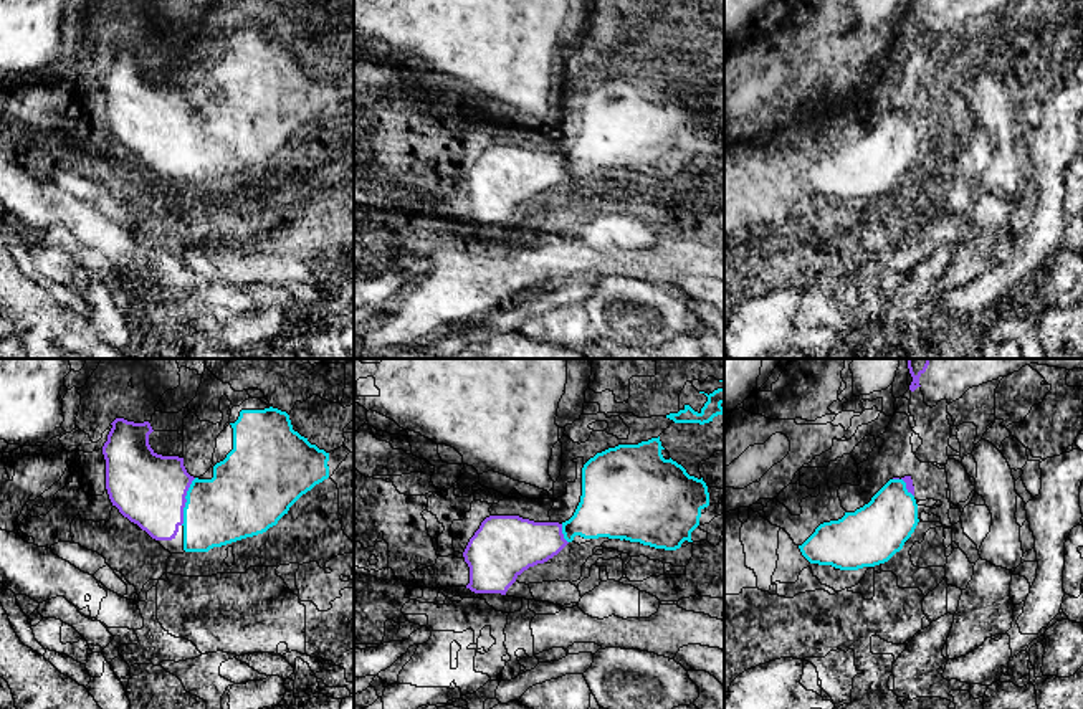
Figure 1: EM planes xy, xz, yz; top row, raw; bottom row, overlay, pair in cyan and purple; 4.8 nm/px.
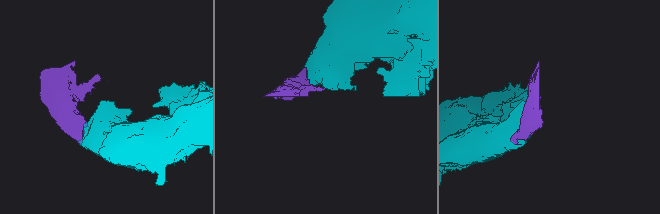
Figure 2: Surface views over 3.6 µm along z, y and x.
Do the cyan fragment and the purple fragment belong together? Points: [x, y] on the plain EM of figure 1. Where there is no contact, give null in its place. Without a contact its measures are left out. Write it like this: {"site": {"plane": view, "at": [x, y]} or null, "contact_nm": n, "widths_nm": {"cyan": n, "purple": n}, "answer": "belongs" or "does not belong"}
{"site": {"plane": "xy", "at": [187, 131]}, "contact_nm": 240, "widths_nm": {"cyan": 360, "purple": 360}, "answer": "belongs"}

